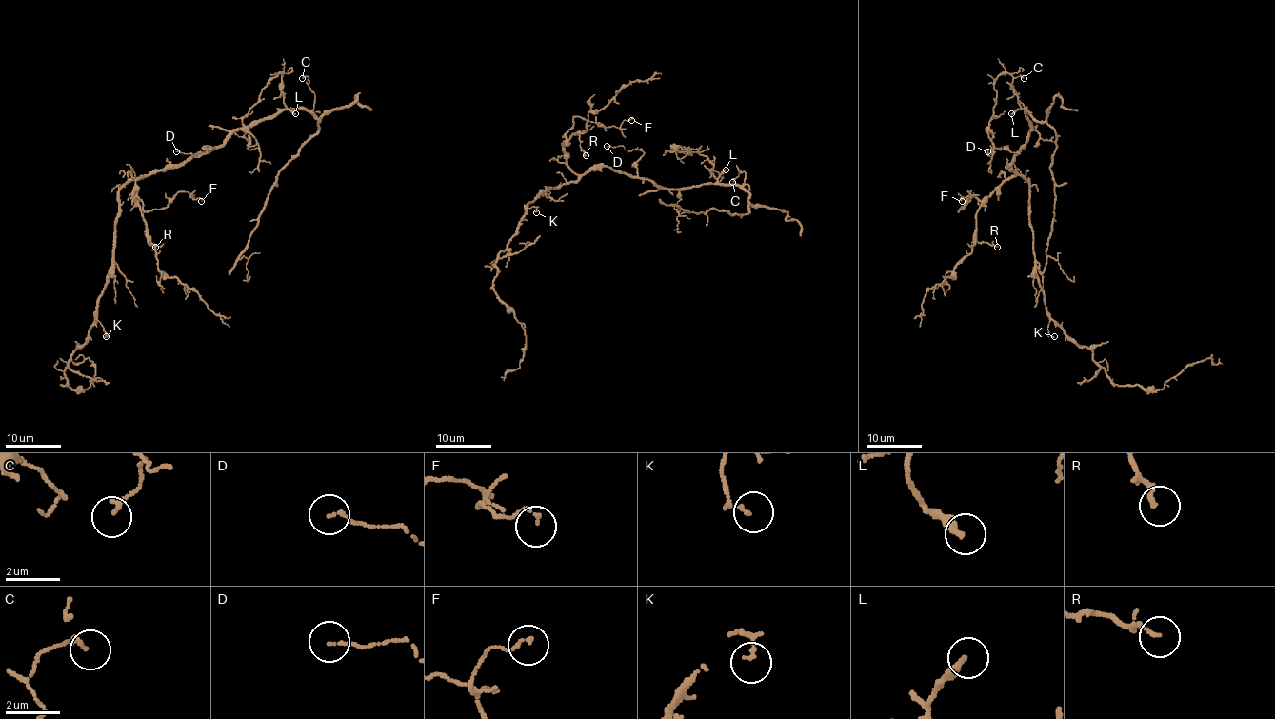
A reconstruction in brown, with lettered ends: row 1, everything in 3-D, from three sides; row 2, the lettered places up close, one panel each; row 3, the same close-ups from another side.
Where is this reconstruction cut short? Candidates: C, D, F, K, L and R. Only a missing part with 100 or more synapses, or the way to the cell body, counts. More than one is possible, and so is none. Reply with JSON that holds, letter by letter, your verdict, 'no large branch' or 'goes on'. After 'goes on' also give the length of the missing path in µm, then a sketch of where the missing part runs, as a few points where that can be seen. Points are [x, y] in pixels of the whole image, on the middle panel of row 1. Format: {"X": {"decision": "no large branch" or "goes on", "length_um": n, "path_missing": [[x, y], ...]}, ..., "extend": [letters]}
{"C": {"decision": "no large branch"}, "D": {"decision": "no large branch"}, "F": {"decision": "no large branch"}, "K": {"decision": "no large branch"}, "L": {"decision": "no large branch"}, "R": {"decision": "no large branch"}, "extend": []}

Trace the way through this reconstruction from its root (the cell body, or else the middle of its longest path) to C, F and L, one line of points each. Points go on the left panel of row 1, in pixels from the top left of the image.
C: (151, 171), (208, 154), (235, 130), (284, 109), (310, 110), (314, 93), (308, 78), (302, 78)
F: (151, 171), (136, 180), (133, 191), (145, 210), (164, 208), (180, 191), (201, 201)
L: (151, 171), (180, 167), (195, 155), (208, 154), (235, 130), (249, 129), (287, 109), (295, 113)

